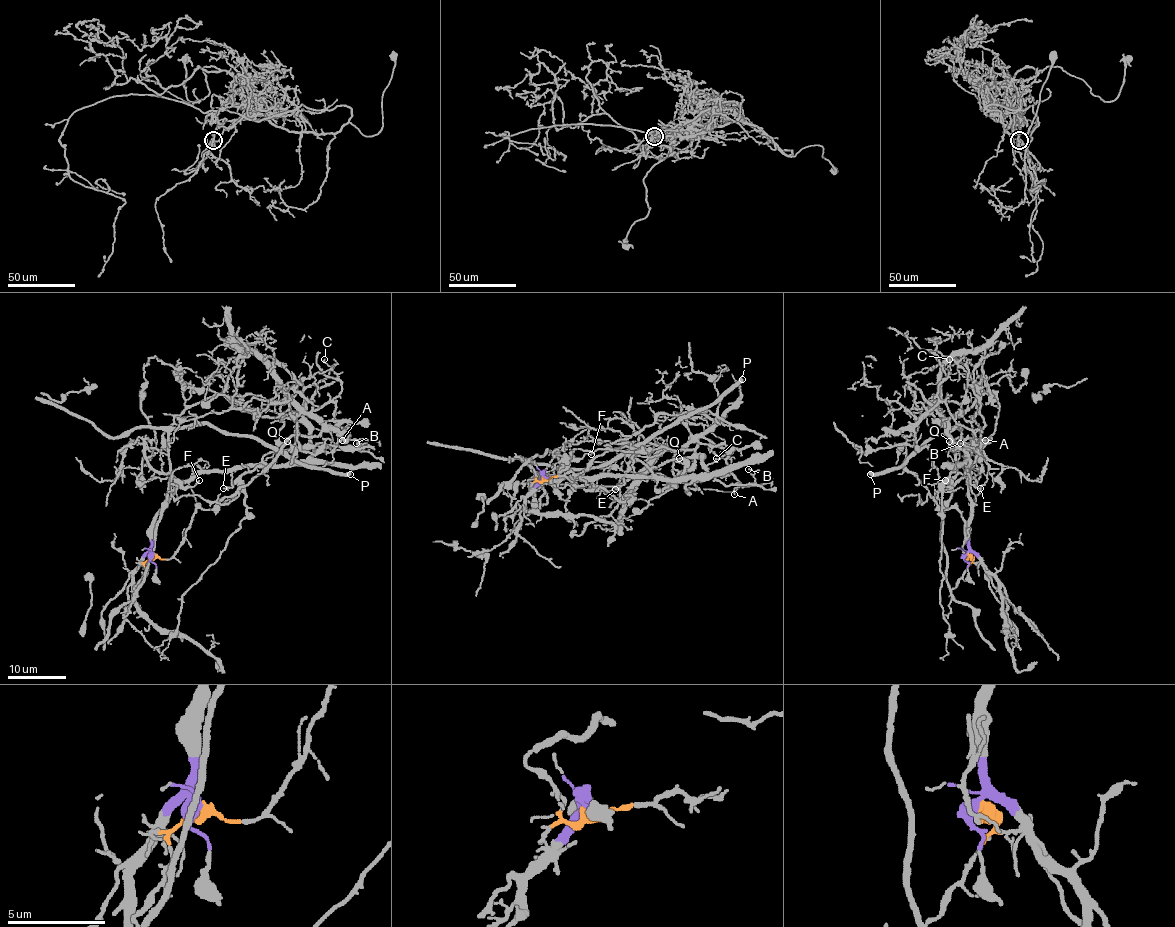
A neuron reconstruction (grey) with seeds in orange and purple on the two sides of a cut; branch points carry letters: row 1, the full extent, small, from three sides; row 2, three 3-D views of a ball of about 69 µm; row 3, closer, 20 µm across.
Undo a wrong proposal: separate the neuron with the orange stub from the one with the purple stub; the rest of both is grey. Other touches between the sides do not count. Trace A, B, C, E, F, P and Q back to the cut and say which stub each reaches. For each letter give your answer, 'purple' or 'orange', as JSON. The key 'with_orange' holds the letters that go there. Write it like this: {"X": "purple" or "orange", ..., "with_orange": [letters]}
{"A": "orange", "B": "purple", "C": "orange", "E": "purple", "F": "purple", "P": "purple", "Q": "purple", "with_orange": ["A", "C"]}

